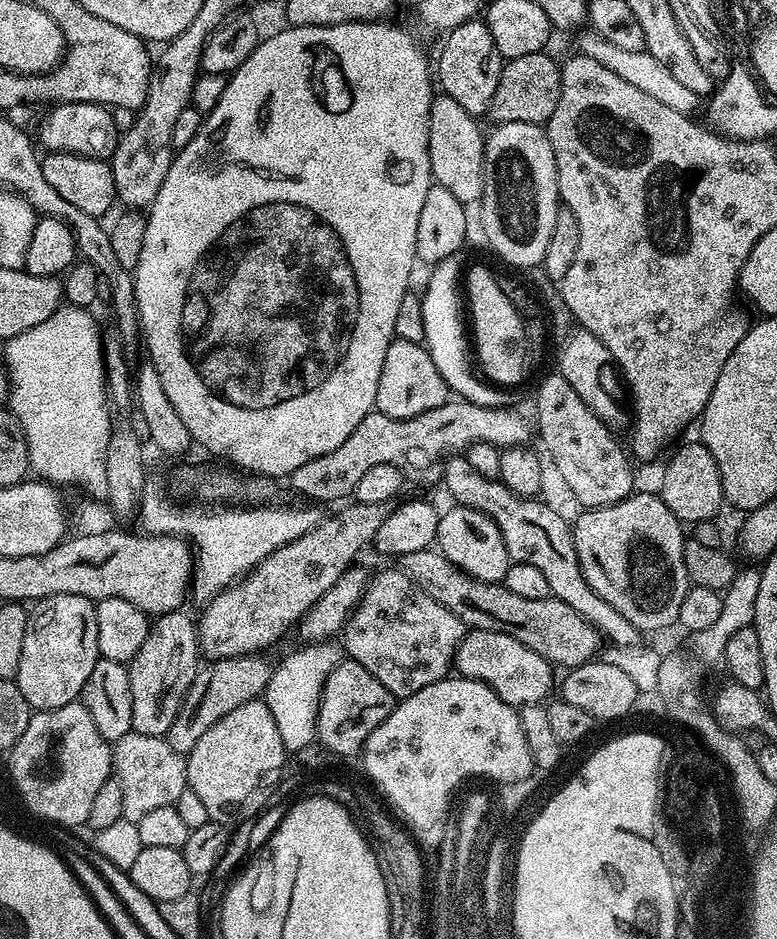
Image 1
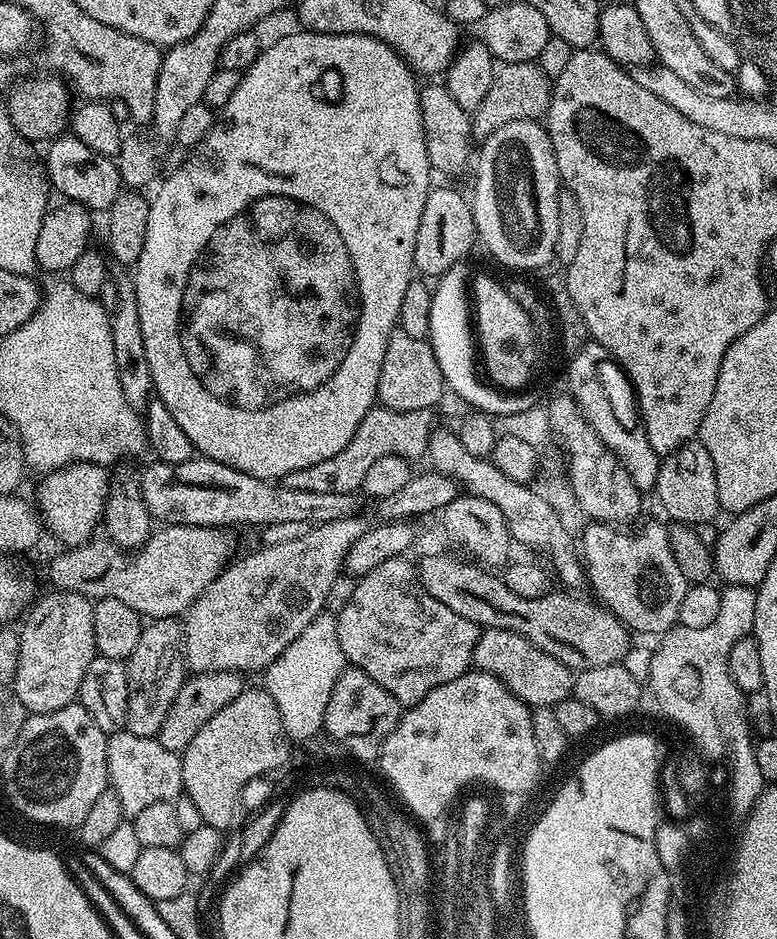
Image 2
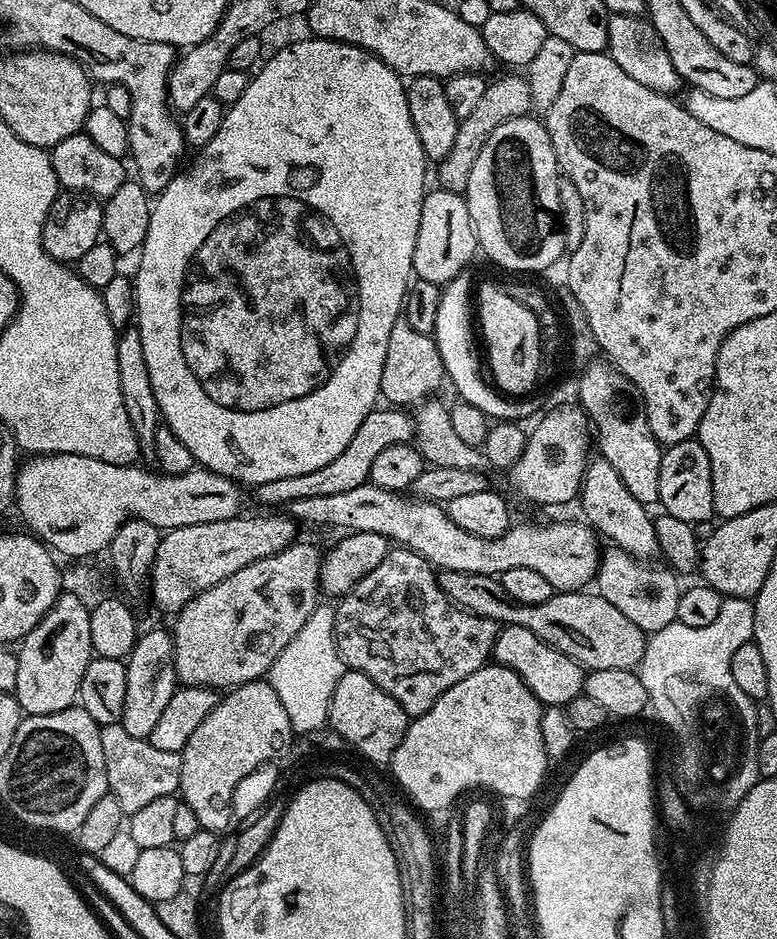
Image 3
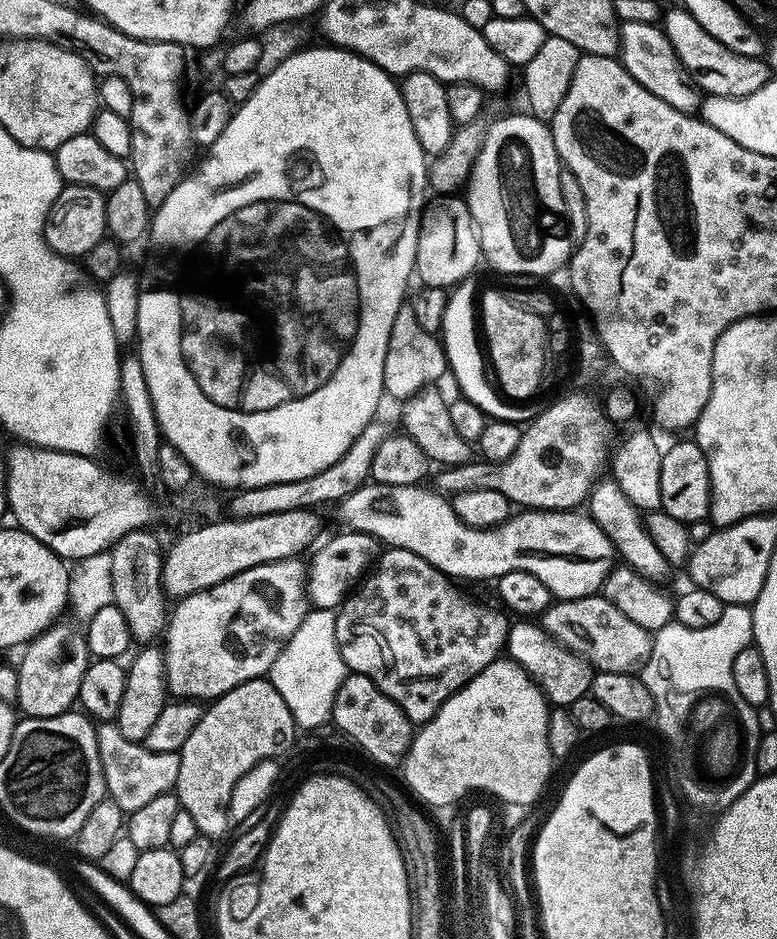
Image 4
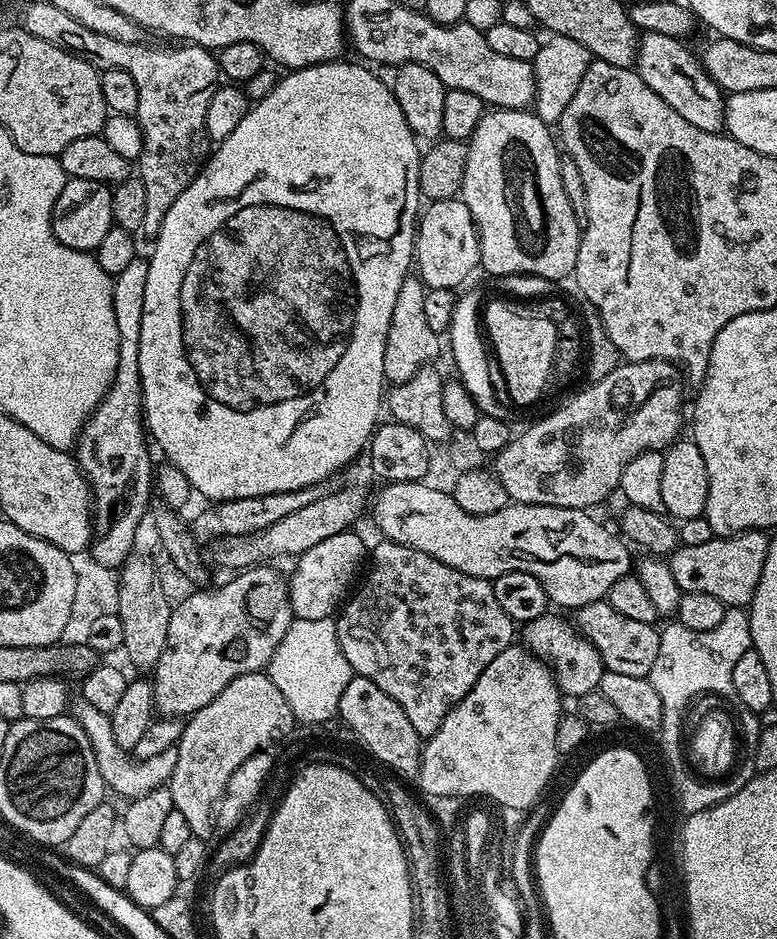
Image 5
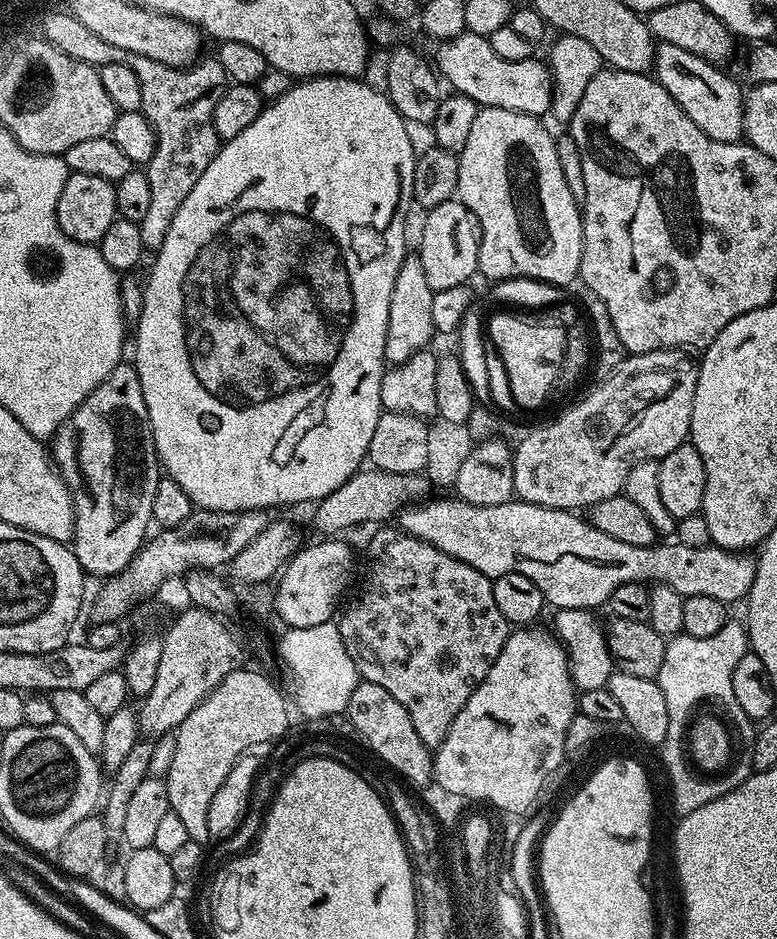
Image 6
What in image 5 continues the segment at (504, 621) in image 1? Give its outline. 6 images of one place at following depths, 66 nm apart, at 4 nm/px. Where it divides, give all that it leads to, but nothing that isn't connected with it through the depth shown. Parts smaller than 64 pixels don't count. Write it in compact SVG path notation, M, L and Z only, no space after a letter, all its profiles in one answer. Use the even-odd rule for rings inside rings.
M607 599L595 600L575 609L574 623L579 628L580 635L596 647L607 671L642 678L648 677L650 670L654 670L661 634L661 629L656 624L638 622L634 618L626 618L626 614L618 614L618 610L614 610Z

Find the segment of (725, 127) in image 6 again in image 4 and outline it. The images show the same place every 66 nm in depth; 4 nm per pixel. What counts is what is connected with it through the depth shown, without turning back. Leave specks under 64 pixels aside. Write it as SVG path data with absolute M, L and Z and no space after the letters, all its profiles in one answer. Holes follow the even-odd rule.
M646 22L621 23L618 59L639 84L646 86L650 94L662 98L662 102L670 102L674 110L692 114L701 107L702 93L692 83L678 54L674 54L674 46L670 46L670 38L664 33L663 27Z

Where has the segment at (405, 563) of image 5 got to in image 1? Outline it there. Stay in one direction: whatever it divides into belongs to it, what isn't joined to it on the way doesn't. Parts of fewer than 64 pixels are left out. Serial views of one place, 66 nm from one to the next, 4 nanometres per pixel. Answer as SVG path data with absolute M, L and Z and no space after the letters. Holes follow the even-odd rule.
M392 566L369 579L360 605L344 625L342 648L347 659L366 666L392 696L403 698L453 671L456 648L465 631L466 625L449 608L434 602L401 568Z

